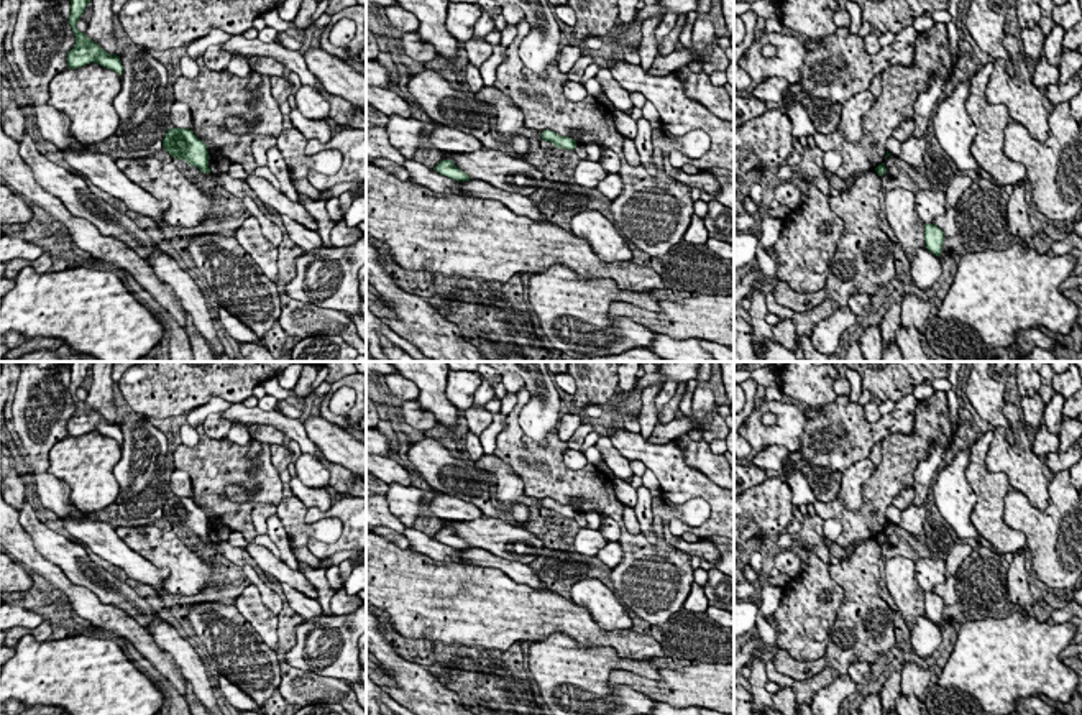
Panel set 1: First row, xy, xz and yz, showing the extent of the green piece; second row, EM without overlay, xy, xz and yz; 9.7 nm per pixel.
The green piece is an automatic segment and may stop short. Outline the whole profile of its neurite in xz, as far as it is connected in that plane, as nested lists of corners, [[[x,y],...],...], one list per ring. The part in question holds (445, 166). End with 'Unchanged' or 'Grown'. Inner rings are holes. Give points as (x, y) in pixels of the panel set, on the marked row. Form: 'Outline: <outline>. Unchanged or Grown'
Outline: [[[442,159],[435,168],[435,171],[438,171],[442,176],[447,176],[450,179],[455,179],[455,181],[470,181],[471,178],[463,173],[461,169],[458,169],[452,159]]]. Unchanged

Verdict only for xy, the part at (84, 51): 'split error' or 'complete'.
complete

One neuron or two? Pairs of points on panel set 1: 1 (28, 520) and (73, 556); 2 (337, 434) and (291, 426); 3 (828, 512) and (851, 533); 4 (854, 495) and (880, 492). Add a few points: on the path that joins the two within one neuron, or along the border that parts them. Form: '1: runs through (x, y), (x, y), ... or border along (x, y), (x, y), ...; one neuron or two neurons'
1: runs through (38, 531), (61, 551); one neuron
2: border along (301, 423), (306, 434), (317, 446); two neurons
3: runs through (834, 512), (851, 526); one neuron
4: border along (875, 469), (864, 484), (862, 505), (848, 510); two neurons

